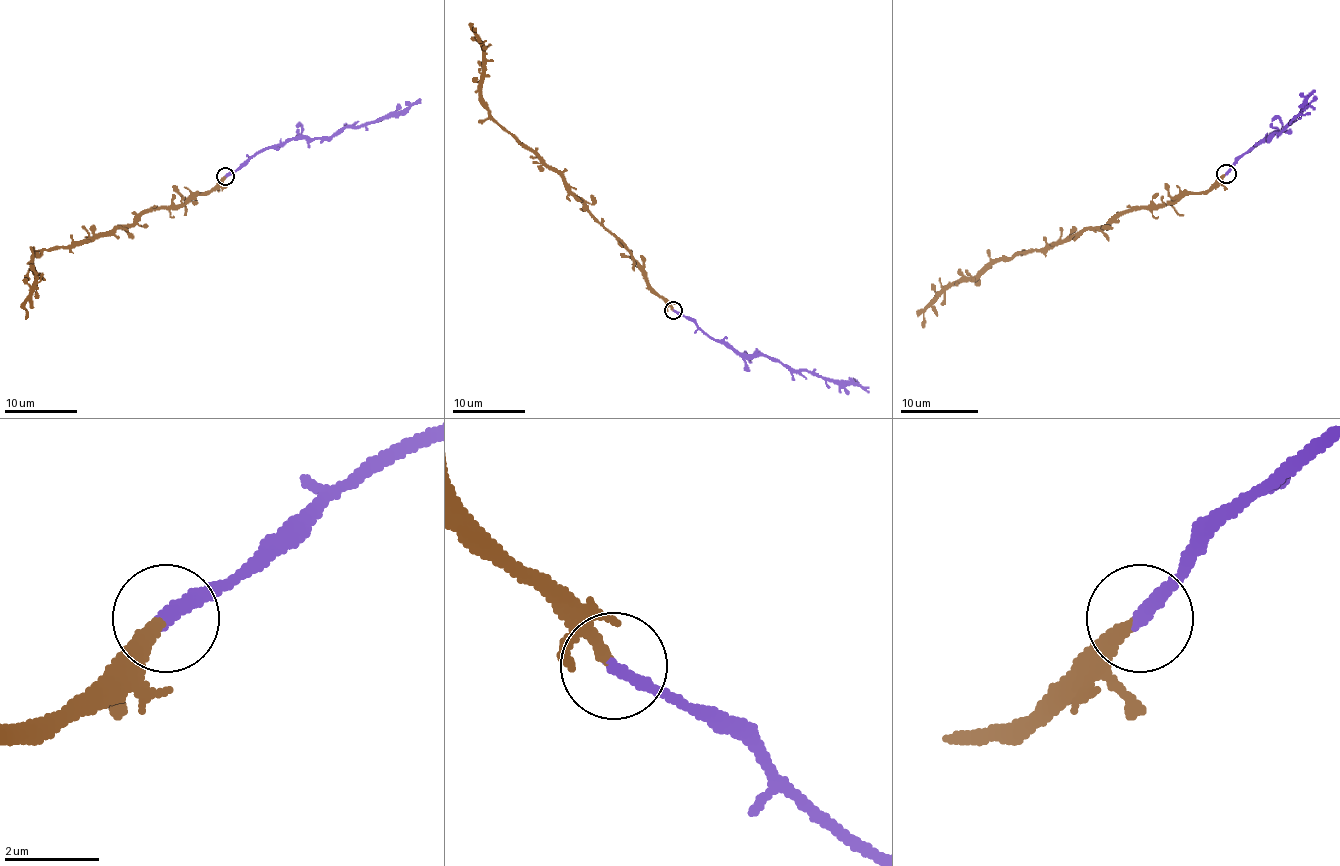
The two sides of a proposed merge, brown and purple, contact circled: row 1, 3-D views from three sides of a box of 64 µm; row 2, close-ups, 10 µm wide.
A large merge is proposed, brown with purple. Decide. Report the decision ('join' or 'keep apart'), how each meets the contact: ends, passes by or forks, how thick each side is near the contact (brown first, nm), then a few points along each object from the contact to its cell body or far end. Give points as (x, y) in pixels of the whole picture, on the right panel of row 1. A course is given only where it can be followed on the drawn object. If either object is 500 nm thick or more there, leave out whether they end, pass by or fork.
join; brown ends there; purple ends there; 260 nm thick on the brown side, 300 nm on the other; brown runs (1226, 174), (1204, 191), (1136, 207), (1041, 250), (986, 263), (972, 277), (955, 281), (924, 312), (922, 328); purple runs (1226, 174), (1255, 145), (1272, 133), (1278, 133), (1315, 90)

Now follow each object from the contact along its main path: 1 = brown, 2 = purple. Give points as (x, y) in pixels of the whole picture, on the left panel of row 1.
1: (226, 176), (186, 204), (155, 207), (132, 223), (45, 249), (33, 258), (25, 319)
2: (226, 176), (262, 149), (293, 139), (329, 139), (345, 128), (403, 115), (421, 99)

